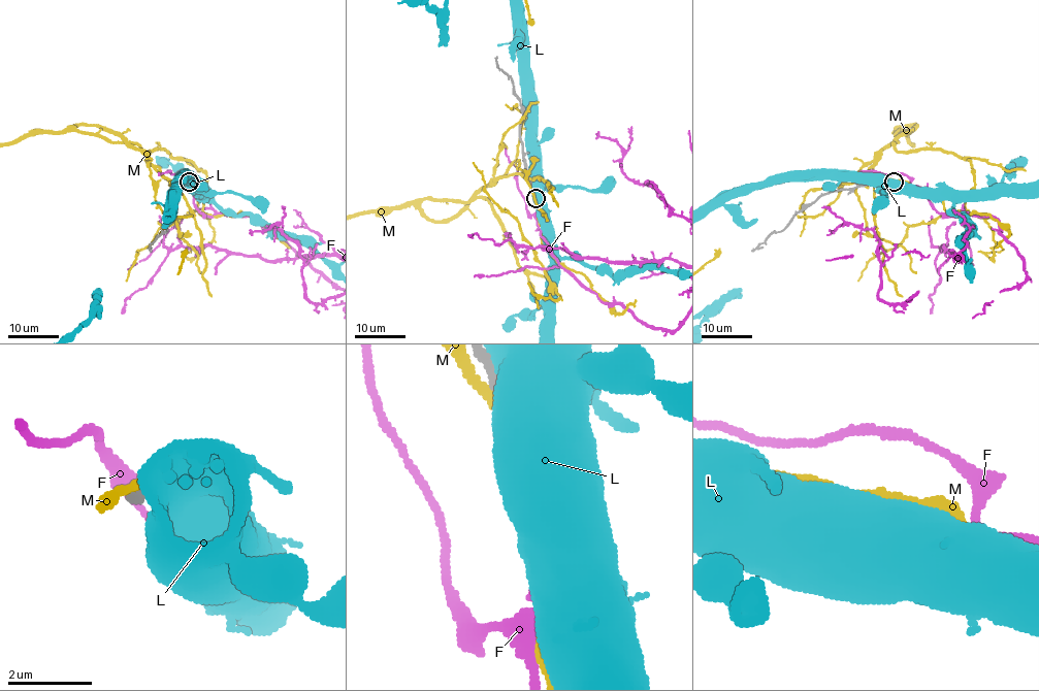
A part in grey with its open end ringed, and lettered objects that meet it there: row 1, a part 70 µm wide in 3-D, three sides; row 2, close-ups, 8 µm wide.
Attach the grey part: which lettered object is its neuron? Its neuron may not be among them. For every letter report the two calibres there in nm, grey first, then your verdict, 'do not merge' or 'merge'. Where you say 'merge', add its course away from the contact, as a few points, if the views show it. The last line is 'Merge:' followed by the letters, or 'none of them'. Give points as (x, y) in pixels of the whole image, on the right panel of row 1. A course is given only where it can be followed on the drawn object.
F: calibres 150 and 140 nm; merge
L: calibres 160 and 750 nm; do not merge
M: calibres 160 and 220 nm; do not merge
Merge: F

